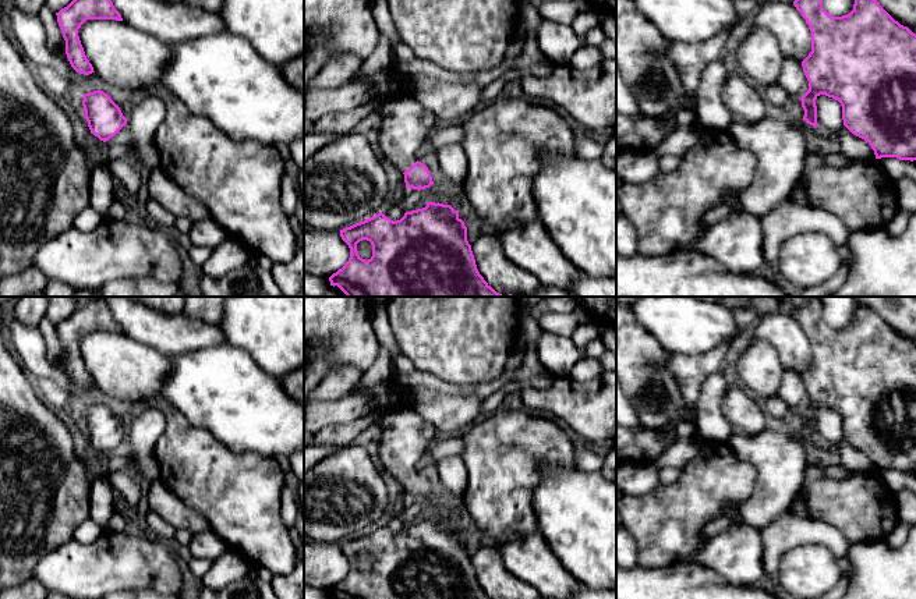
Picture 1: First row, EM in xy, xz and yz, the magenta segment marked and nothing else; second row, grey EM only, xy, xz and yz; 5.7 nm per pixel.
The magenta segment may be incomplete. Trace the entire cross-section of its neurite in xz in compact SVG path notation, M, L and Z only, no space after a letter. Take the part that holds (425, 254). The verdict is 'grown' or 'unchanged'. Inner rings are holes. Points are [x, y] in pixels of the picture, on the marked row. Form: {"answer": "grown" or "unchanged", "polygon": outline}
{"answer": "unchanged", "polygon": "M439 202L425 203L425 208L406 212L396 221L381 212L340 230L350 258L329 277L330 286L337 286L347 297L505 297L480 274L459 210ZM362 240L372 245L368 260L357 251Z"}

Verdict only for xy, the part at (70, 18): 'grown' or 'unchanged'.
unchanged

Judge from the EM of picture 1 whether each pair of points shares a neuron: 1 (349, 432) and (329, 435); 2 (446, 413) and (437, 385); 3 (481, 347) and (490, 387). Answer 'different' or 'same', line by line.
1: same
2: different
3: different

